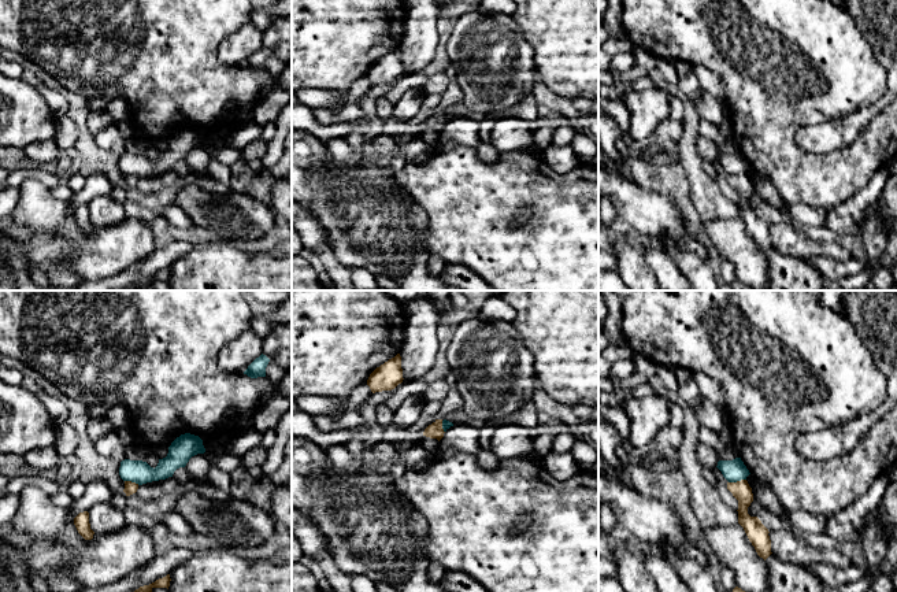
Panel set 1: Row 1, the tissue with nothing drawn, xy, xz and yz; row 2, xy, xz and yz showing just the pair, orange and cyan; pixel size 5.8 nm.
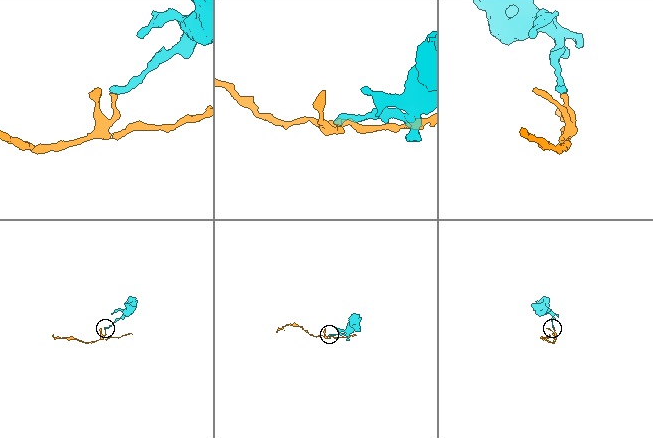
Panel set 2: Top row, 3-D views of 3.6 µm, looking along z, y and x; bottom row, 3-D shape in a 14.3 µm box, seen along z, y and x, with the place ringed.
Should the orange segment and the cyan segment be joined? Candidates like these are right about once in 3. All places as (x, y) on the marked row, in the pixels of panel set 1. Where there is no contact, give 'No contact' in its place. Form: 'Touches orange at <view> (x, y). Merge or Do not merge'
Touches orange at yz (737, 481). Do not merge

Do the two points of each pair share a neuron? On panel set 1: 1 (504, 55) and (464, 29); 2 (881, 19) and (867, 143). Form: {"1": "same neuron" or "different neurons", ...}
{"1": "same neuron", "2": "different neurons"}

